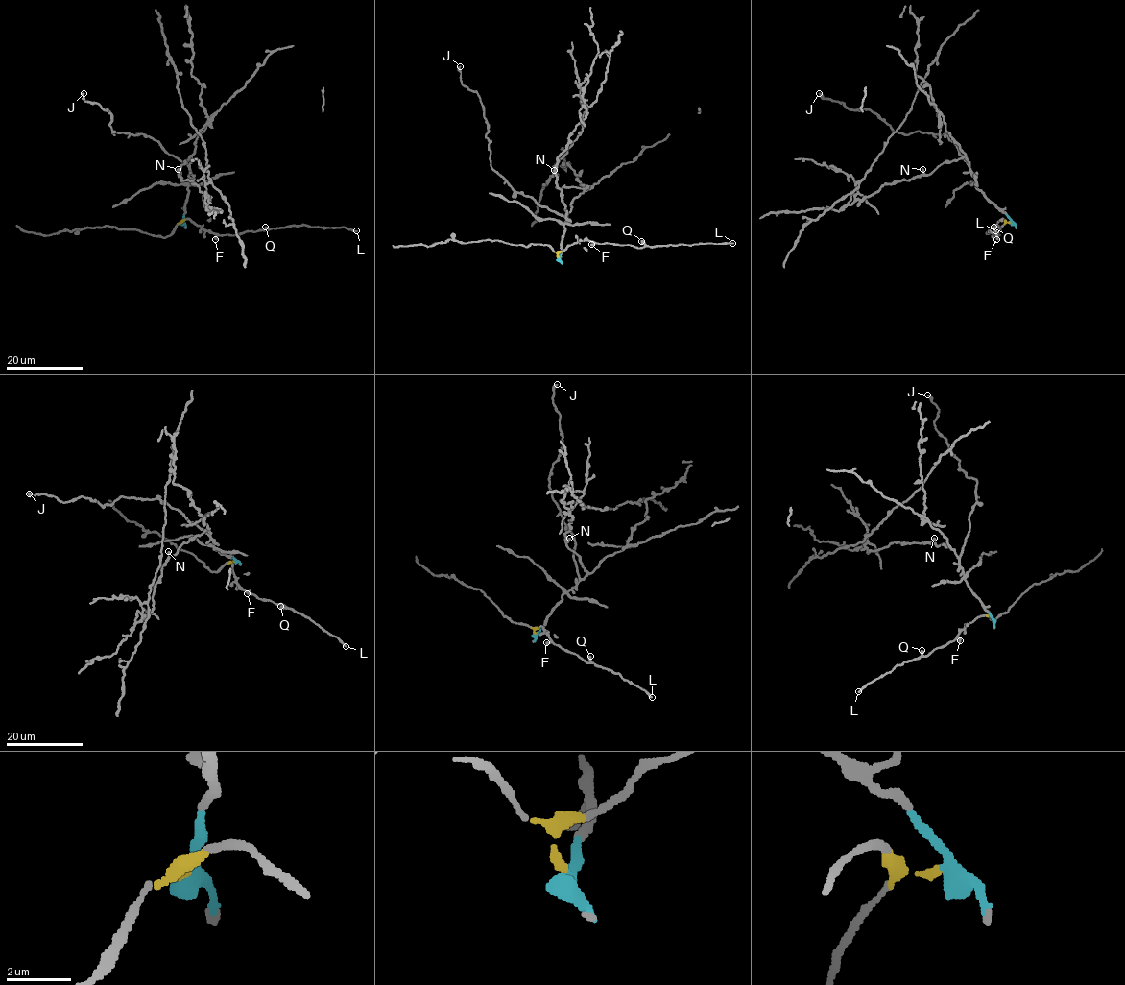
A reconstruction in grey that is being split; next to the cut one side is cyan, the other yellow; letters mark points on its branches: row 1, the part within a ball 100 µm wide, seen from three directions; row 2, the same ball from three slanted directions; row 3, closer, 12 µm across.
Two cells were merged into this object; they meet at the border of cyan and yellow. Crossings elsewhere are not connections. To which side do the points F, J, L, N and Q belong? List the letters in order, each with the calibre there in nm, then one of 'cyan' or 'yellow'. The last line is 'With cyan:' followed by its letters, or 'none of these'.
F: 340 nm thick; yellow
J: 220 nm thick; cyan
L: 170 nm thick; yellow
N: 320 nm thick; cyan
Q: 500 nm thick; yellow
With cyan: J, N

